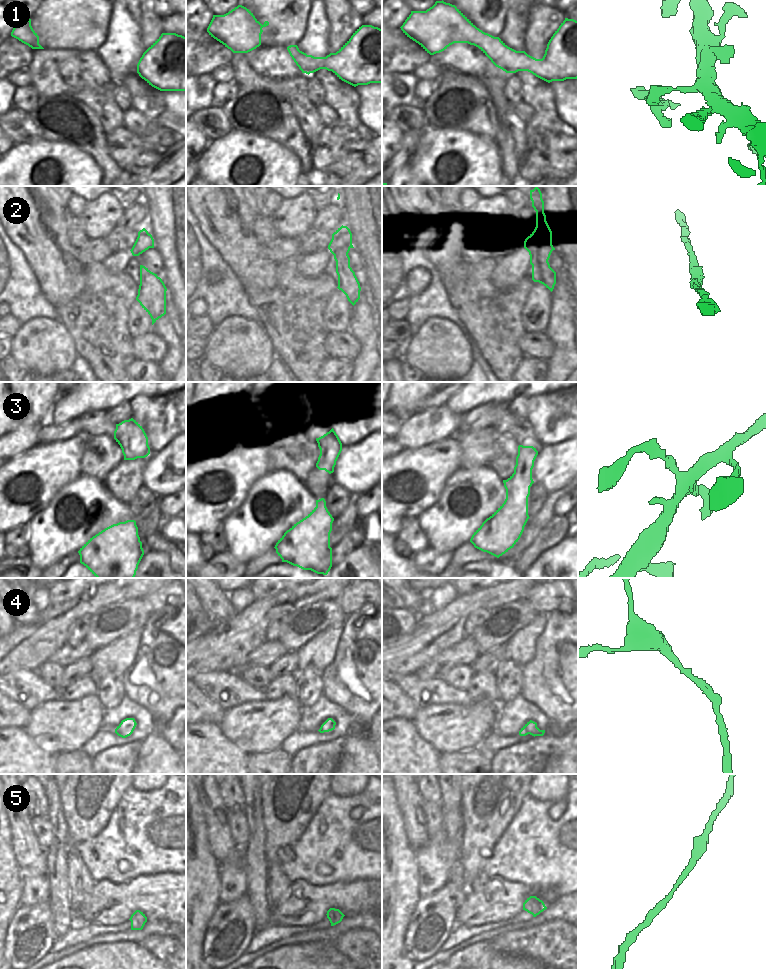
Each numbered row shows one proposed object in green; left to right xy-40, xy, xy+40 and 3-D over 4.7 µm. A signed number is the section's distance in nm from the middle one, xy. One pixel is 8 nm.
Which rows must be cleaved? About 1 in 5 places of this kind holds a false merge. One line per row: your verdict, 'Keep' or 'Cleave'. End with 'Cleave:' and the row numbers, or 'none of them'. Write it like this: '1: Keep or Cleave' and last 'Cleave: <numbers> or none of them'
1: Cleave
2: Keep
3: Keep
4: Keep
5: Keep
Cleave: 1.

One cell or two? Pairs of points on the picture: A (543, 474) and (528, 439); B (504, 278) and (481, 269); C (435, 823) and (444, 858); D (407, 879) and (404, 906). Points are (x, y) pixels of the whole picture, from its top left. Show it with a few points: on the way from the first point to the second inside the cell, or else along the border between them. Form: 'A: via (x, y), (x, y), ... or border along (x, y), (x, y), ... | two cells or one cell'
A: border along (542, 446), (538, 452) | two cells
B: border along (493, 260), (492, 282), (504, 292) | two cells
C: border along (442, 827), (430, 837) | two cells
D: via (405, 886), (404, 899) | one cell

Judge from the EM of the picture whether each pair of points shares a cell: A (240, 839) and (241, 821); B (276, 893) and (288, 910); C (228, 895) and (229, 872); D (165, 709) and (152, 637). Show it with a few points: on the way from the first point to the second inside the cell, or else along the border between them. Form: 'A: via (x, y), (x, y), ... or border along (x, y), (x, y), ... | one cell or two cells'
A: via (240, 835), (240, 825) | one cell
B: border along (291, 882), (282, 898), (271, 906) | two cells
C: via (225, 889), (229, 878) | one cell
D: via (162, 691), (159, 669), (152, 662), (151, 655) | one cell

